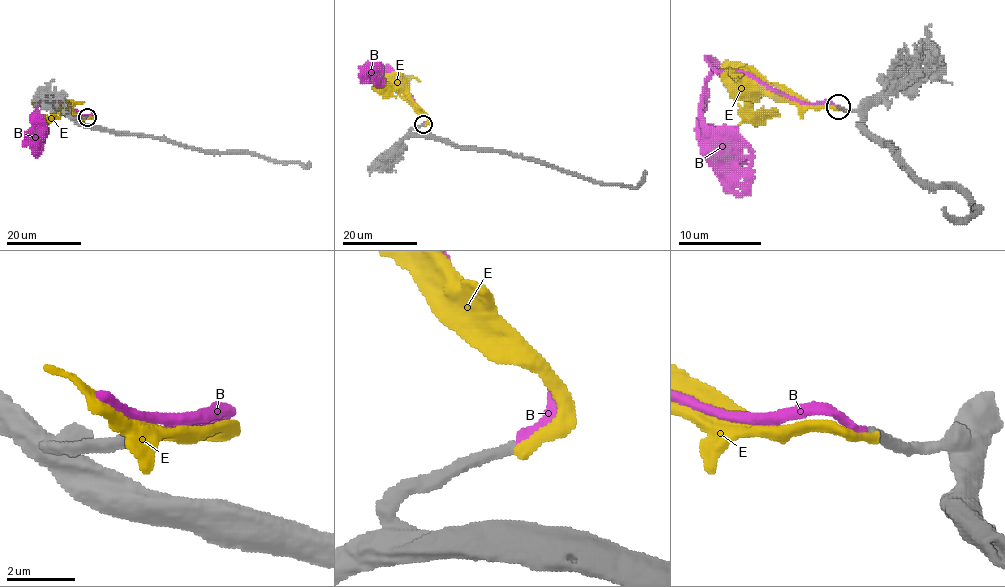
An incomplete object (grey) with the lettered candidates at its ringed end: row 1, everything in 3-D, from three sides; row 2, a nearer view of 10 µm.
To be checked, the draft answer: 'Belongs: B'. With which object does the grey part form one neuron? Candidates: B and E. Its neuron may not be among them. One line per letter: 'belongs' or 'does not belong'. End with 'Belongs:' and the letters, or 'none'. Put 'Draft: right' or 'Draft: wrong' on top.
Draft: right
B: belongs
E: does not belong
Belongs: B

